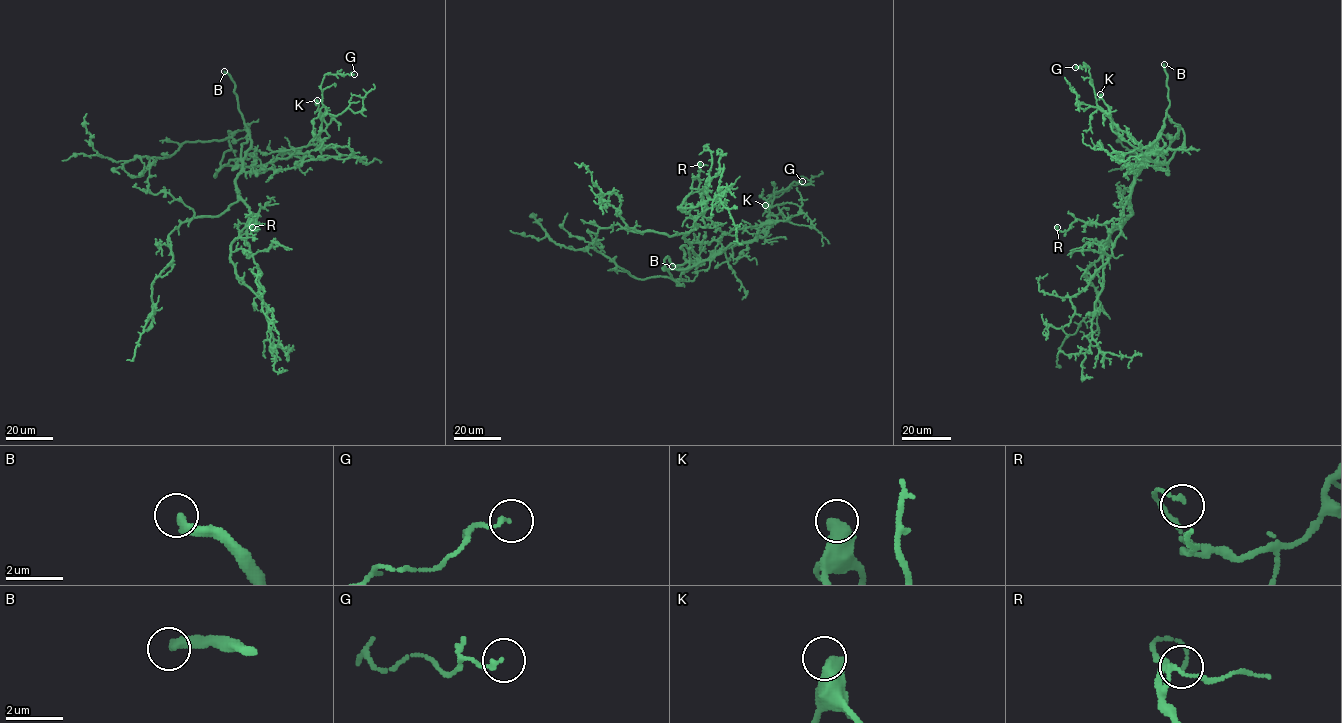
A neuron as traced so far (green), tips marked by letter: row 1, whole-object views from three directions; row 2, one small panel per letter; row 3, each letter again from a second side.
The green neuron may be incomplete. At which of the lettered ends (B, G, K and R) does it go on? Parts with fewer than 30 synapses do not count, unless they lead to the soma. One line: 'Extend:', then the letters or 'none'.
Extend: B

